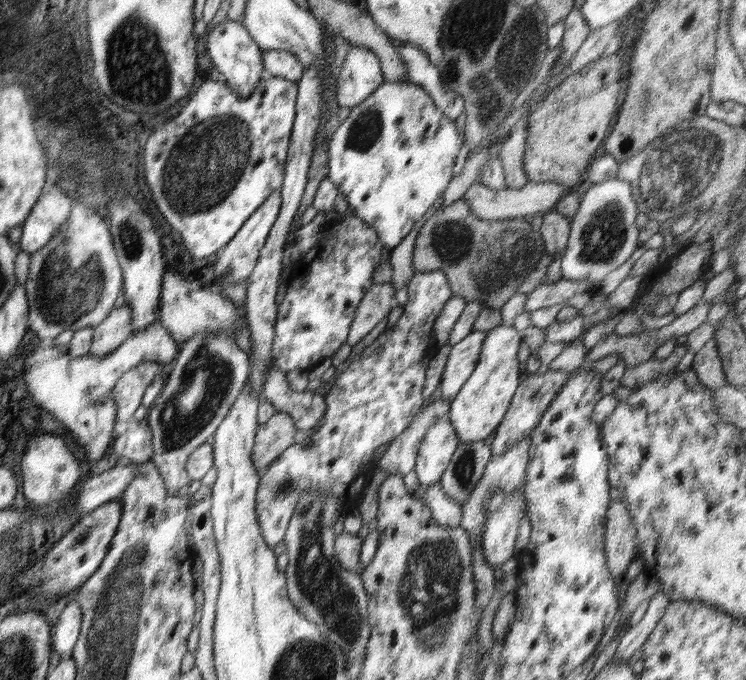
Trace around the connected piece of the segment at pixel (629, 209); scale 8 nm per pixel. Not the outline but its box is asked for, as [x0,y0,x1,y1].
[560,175,640,292]

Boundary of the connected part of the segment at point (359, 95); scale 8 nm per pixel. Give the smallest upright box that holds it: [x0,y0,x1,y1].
[337,46,382,109]

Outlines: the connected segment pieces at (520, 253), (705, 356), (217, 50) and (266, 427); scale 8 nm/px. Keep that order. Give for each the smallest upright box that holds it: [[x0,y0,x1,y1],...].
[[412,199,545,311],[692,337,728,389],[206,18,266,98],[251,413,297,477]]

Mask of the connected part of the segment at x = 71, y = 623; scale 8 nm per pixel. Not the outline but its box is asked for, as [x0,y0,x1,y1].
[51,600,82,660]

